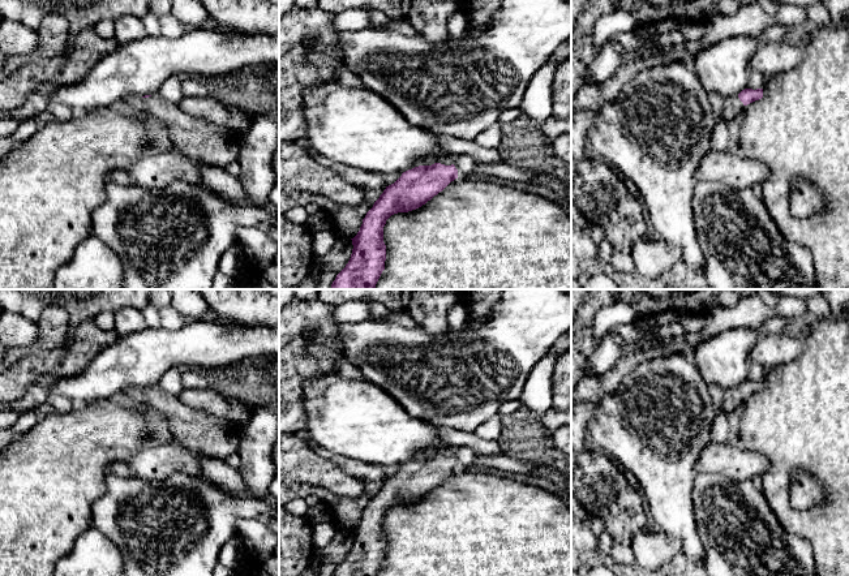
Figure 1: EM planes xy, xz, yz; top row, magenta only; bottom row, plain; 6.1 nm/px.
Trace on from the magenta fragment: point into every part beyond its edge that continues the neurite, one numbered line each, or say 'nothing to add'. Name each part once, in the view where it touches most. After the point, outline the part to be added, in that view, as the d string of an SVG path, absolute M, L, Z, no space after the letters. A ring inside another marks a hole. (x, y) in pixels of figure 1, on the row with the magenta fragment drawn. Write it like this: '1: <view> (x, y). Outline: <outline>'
1: xz (447, 159). Outline: M443 151L441 158L433 158L432 156L428 160L428 163L429 163L429 166L432 166L434 163L441 163L441 164L445 164L445 166L451 166L451 164L455 163L456 156L458 156L458 154L450 154L450 152Z

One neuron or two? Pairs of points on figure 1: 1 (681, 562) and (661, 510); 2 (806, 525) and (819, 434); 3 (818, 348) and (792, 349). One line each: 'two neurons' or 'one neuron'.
1: two neurons
2: one neuron
3: two neurons

